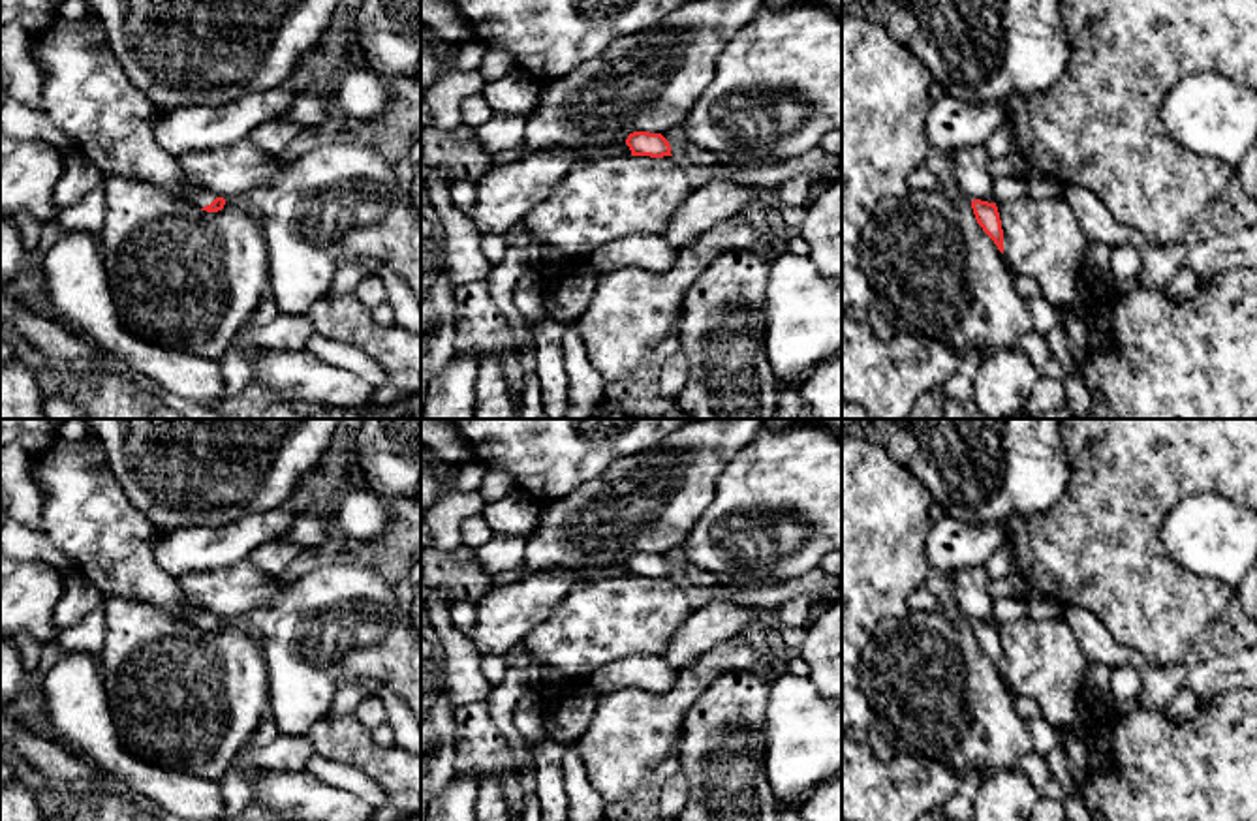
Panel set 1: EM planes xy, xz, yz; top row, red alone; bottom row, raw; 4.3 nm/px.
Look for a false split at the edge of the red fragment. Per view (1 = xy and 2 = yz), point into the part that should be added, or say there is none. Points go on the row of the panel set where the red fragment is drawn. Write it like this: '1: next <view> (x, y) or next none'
1: next xy (89, 96)
2: next none

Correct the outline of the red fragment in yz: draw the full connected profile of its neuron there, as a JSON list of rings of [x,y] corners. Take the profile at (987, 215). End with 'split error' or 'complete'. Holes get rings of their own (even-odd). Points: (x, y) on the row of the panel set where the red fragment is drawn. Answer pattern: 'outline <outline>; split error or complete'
outline [[[973,199],[971,209],[977,224],[994,240],[998,250],[1003,254],[1003,229],[996,203]]]; complete

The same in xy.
outline [[[96,15],[77,21],[56,19],[51,28],[39,34],[32,56],[43,79],[45,113],[70,137],[75,150],[101,173],[152,182],[167,194],[188,190],[192,201],[207,212],[224,209],[224,197],[190,188],[180,177],[177,160],[158,145],[156,126],[167,111],[158,109],[122,70]]]; split error

